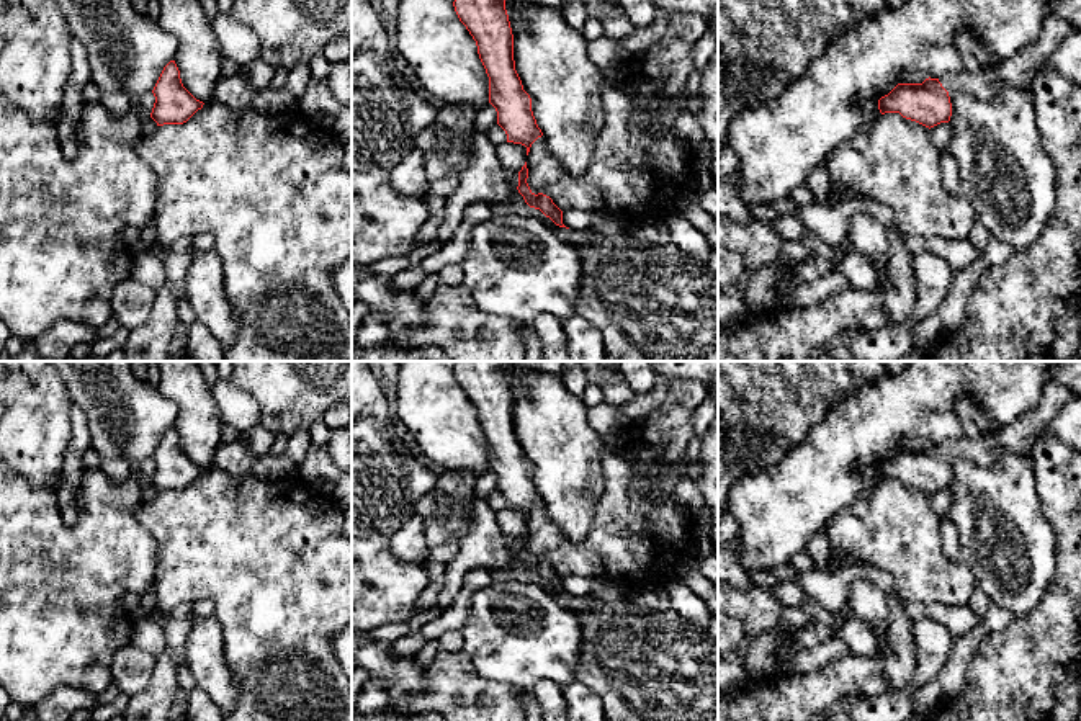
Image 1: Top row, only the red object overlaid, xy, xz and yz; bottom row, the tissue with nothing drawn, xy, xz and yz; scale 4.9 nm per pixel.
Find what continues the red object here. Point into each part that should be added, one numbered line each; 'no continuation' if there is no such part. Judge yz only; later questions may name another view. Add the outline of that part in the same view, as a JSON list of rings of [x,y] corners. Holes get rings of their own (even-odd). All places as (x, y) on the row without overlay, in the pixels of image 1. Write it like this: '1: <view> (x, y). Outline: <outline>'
1: yz (1018, 437). Outline: [[[1052,381],[1043,387],[1035,407],[1003,427],[996,438],[962,435],[940,443],[939,448],[949,459],[968,458],[978,464],[991,464],[1004,451],[1030,456],[1035,437],[1050,427],[1053,417],[1074,396],[1078,394],[1073,389]]]

